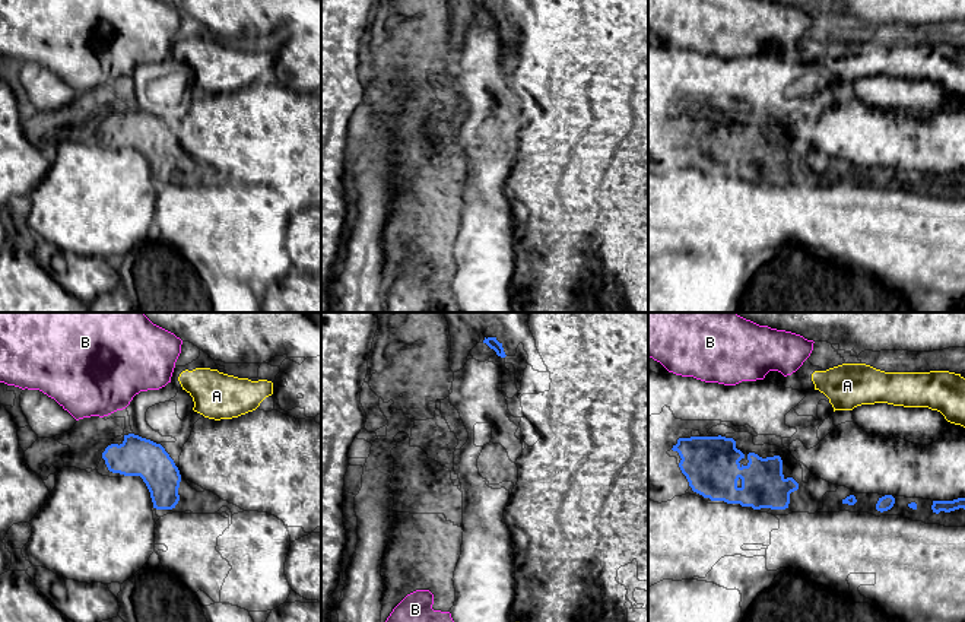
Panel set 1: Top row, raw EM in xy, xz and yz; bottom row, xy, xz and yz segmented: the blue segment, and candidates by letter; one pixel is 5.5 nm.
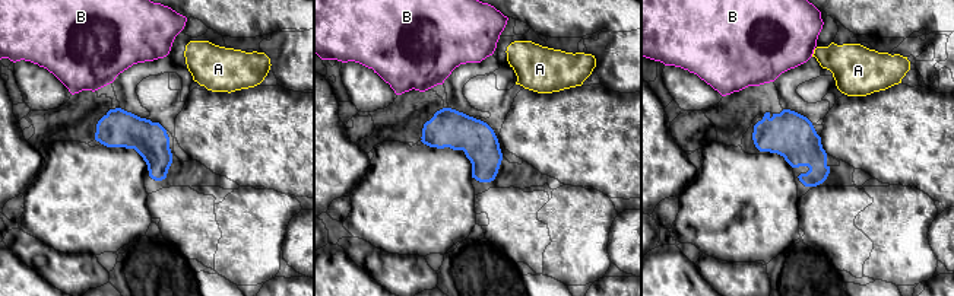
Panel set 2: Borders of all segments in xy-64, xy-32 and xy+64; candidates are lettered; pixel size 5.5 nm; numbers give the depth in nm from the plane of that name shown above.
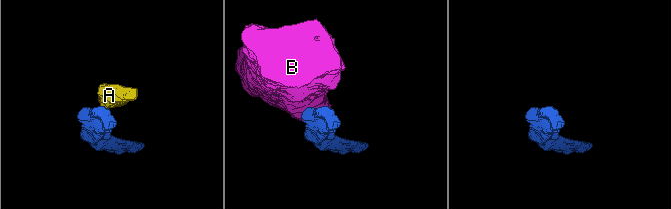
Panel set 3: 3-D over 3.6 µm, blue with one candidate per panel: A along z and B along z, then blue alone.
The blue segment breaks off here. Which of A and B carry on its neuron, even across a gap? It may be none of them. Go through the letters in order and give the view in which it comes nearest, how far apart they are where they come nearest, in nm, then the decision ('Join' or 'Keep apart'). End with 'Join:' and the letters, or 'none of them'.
A: Closest in xy. Distance 260 nm. Keep apart
B: Closest in xy. Distance 140 nm. Keep apart
Join: none of them

